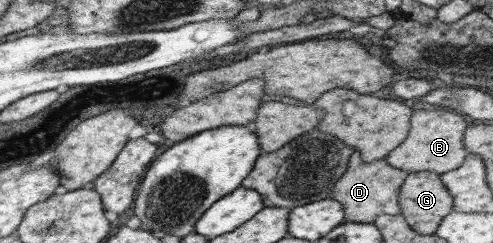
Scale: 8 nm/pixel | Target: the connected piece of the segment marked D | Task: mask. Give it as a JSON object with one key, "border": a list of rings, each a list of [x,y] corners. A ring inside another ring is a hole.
{"border":[[[353,151],[347,161],[345,172],[335,181],[329,198],[342,206],[343,220],[347,222],[371,223],[379,214],[400,214],[398,205],[398,188],[407,176],[403,170],[395,170],[383,162],[383,158],[363,162],[360,154]],[[371,164],[371,166],[369,166]]]}

